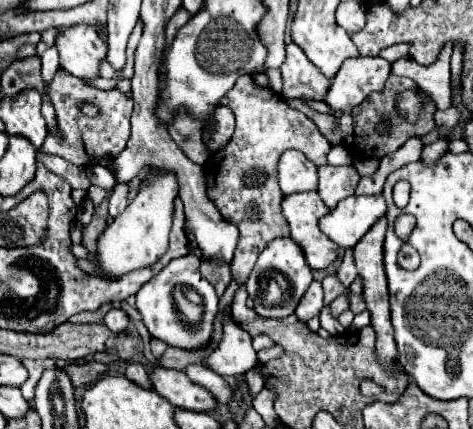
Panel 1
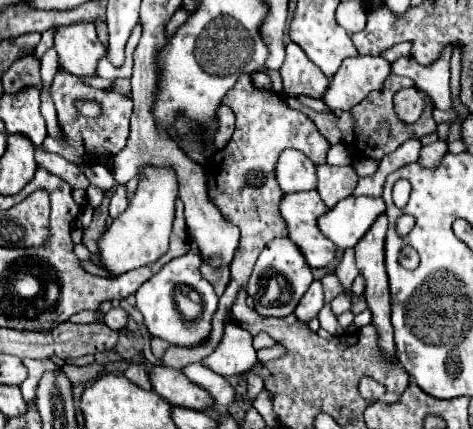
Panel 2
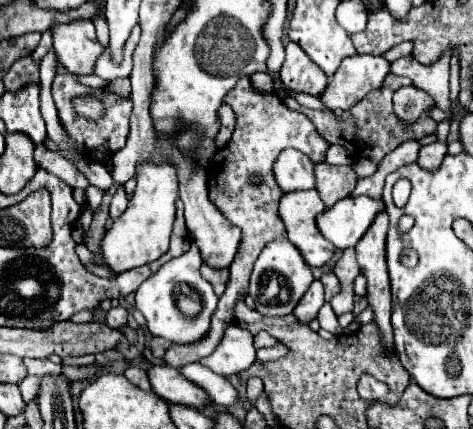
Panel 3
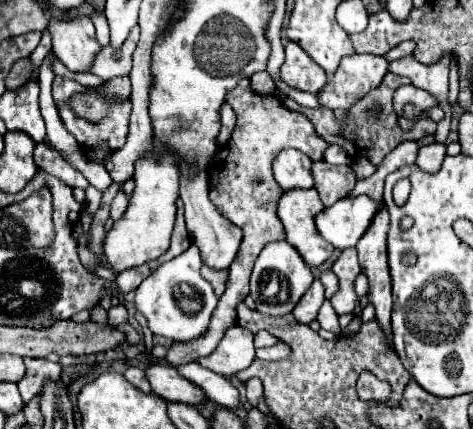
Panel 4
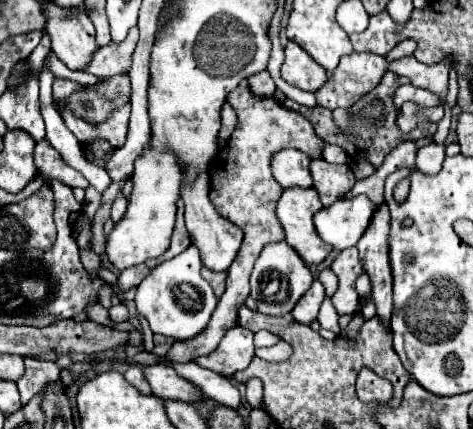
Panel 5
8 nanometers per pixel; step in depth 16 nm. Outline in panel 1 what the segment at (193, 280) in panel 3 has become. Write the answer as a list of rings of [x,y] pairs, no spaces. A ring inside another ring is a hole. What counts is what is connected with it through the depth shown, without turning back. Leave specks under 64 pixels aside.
[[[192,254],[176,258],[156,278],[144,284],[144,288],[140,288],[140,292],[136,294],[136,308],[140,310],[142,322],[152,338],[158,338],[168,346],[176,346],[184,350],[200,350],[208,346],[208,342],[212,340],[219,298],[214,292],[214,286],[200,276],[198,266],[200,266],[200,258]]]

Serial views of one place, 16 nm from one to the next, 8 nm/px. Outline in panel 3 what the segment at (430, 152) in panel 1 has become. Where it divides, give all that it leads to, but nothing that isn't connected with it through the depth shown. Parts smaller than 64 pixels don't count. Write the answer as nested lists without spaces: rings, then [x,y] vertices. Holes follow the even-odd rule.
[[[434,142],[428,146],[422,146],[418,164],[426,170],[436,170],[442,164],[442,158],[446,156],[446,142]]]

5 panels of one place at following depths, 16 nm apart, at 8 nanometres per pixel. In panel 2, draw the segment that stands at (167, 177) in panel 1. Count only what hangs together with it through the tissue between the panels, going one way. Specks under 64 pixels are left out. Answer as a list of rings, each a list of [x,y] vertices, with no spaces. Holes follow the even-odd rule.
[[[144,166],[136,196],[100,236],[100,266],[110,276],[120,276],[124,272],[150,266],[168,250],[168,236],[174,220],[174,200],[178,198],[178,180],[172,168]]]

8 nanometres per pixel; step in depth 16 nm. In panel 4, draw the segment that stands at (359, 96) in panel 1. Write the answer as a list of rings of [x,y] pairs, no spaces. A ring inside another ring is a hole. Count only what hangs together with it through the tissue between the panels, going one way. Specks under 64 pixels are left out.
[[[352,54],[346,56],[336,74],[324,86],[318,100],[322,106],[336,110],[352,108],[370,90],[378,88],[388,72],[388,60],[384,56],[372,54]]]

